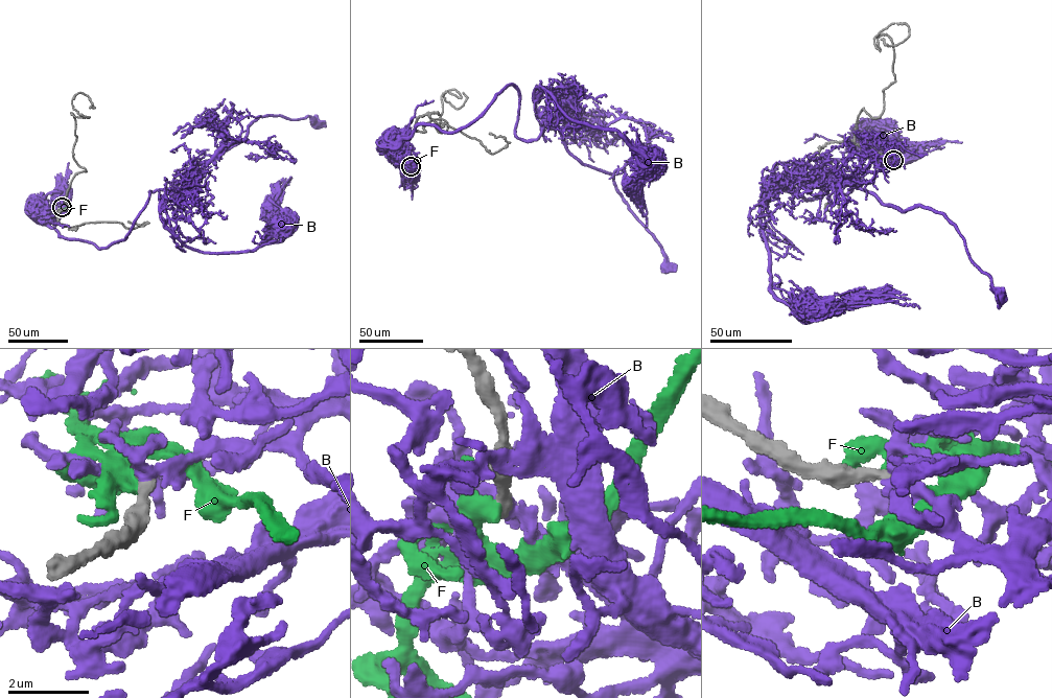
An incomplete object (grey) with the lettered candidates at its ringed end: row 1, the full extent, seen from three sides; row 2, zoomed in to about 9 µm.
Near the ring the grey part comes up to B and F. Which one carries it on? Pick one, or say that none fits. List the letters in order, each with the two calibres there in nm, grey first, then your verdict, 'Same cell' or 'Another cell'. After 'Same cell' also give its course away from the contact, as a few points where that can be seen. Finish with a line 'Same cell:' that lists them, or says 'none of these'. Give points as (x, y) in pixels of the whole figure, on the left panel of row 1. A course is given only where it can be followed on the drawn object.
B: Thickness 280 nm (grey) against 240 nm. Another cell
F: Thickness 300 nm (grey) against 320 nm. Another cell
Same cell: none of these

